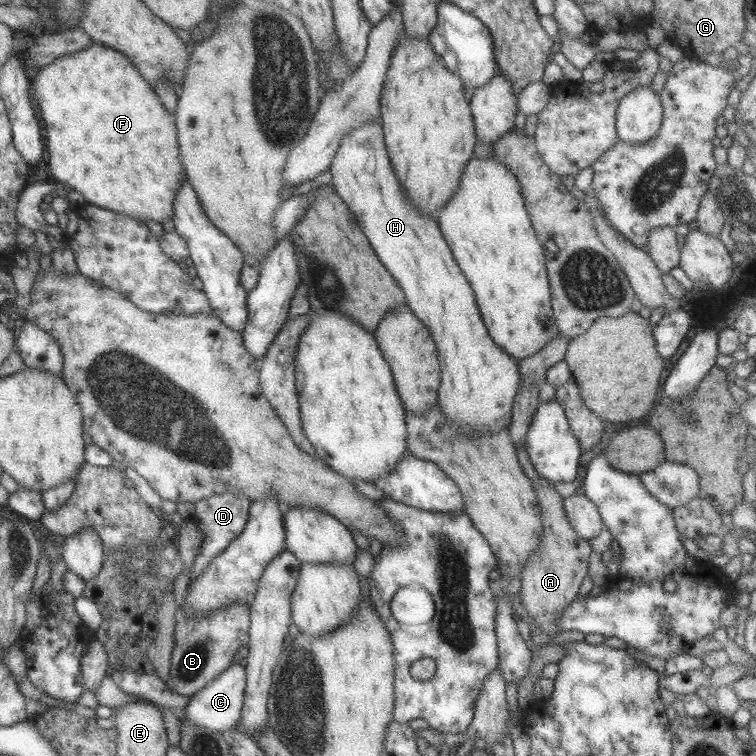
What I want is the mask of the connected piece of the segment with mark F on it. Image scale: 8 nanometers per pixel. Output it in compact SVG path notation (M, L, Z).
M91 43L87 47L65 54L50 64L39 70L31 72L33 81L33 100L37 102L37 110L41 114L41 122L45 128L45 148L49 156L47 160L49 172L61 189L73 189L79 192L87 203L91 203L99 208L111 210L143 222L155 221L161 223L165 218L172 219L173 201L177 194L177 189L185 177L182 160L179 156L175 117L163 108L159 98L153 92L152 86L139 75L135 66L118 50L101 45L101 43Z

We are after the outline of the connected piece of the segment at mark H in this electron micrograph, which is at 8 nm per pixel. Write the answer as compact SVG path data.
M380 120L367 121L366 124L349 130L341 138L328 170L334 191L343 199L355 217L382 266L387 268L389 275L405 292L405 303L411 309L411 313L429 330L437 349L440 384L436 404L443 417L455 423L459 429L465 429L469 433L479 433L479 435L481 433L489 435L509 428L513 399L520 383L517 360L510 357L489 337L473 291L458 268L449 245L437 226L437 221L431 215L417 211L405 199L403 187L399 185L389 162Z

